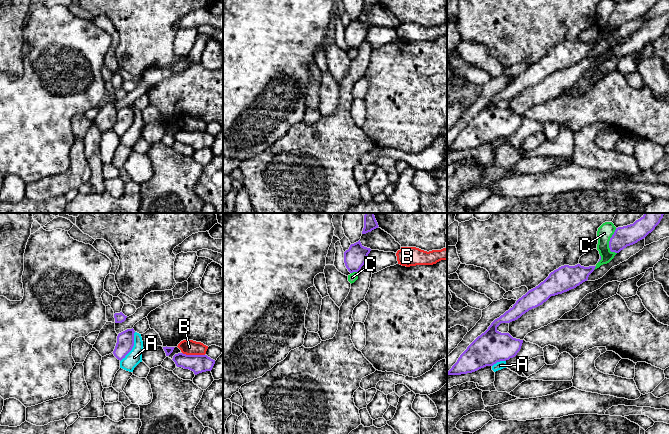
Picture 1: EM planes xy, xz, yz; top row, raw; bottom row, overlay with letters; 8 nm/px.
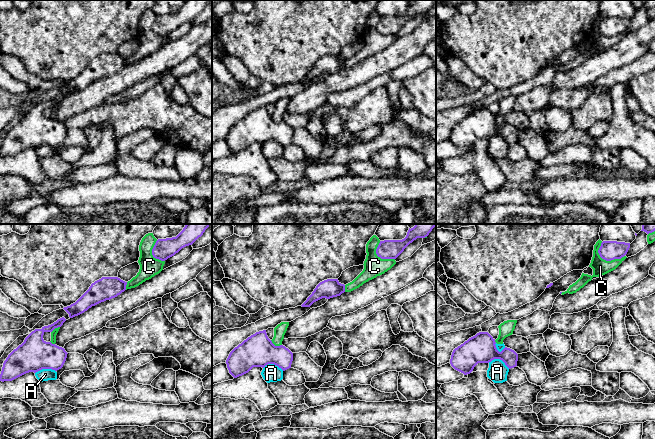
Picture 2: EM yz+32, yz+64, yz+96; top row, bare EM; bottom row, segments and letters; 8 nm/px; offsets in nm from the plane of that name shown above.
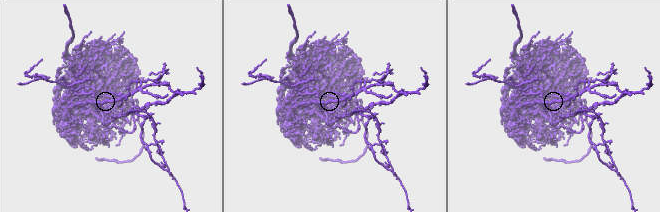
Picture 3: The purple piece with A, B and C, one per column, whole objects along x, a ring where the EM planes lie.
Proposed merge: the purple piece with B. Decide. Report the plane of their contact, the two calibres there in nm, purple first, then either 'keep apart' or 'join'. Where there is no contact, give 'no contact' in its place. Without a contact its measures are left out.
xy | 140/130 nm | keep apart

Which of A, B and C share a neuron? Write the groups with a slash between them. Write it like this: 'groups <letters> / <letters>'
groups A C / B

